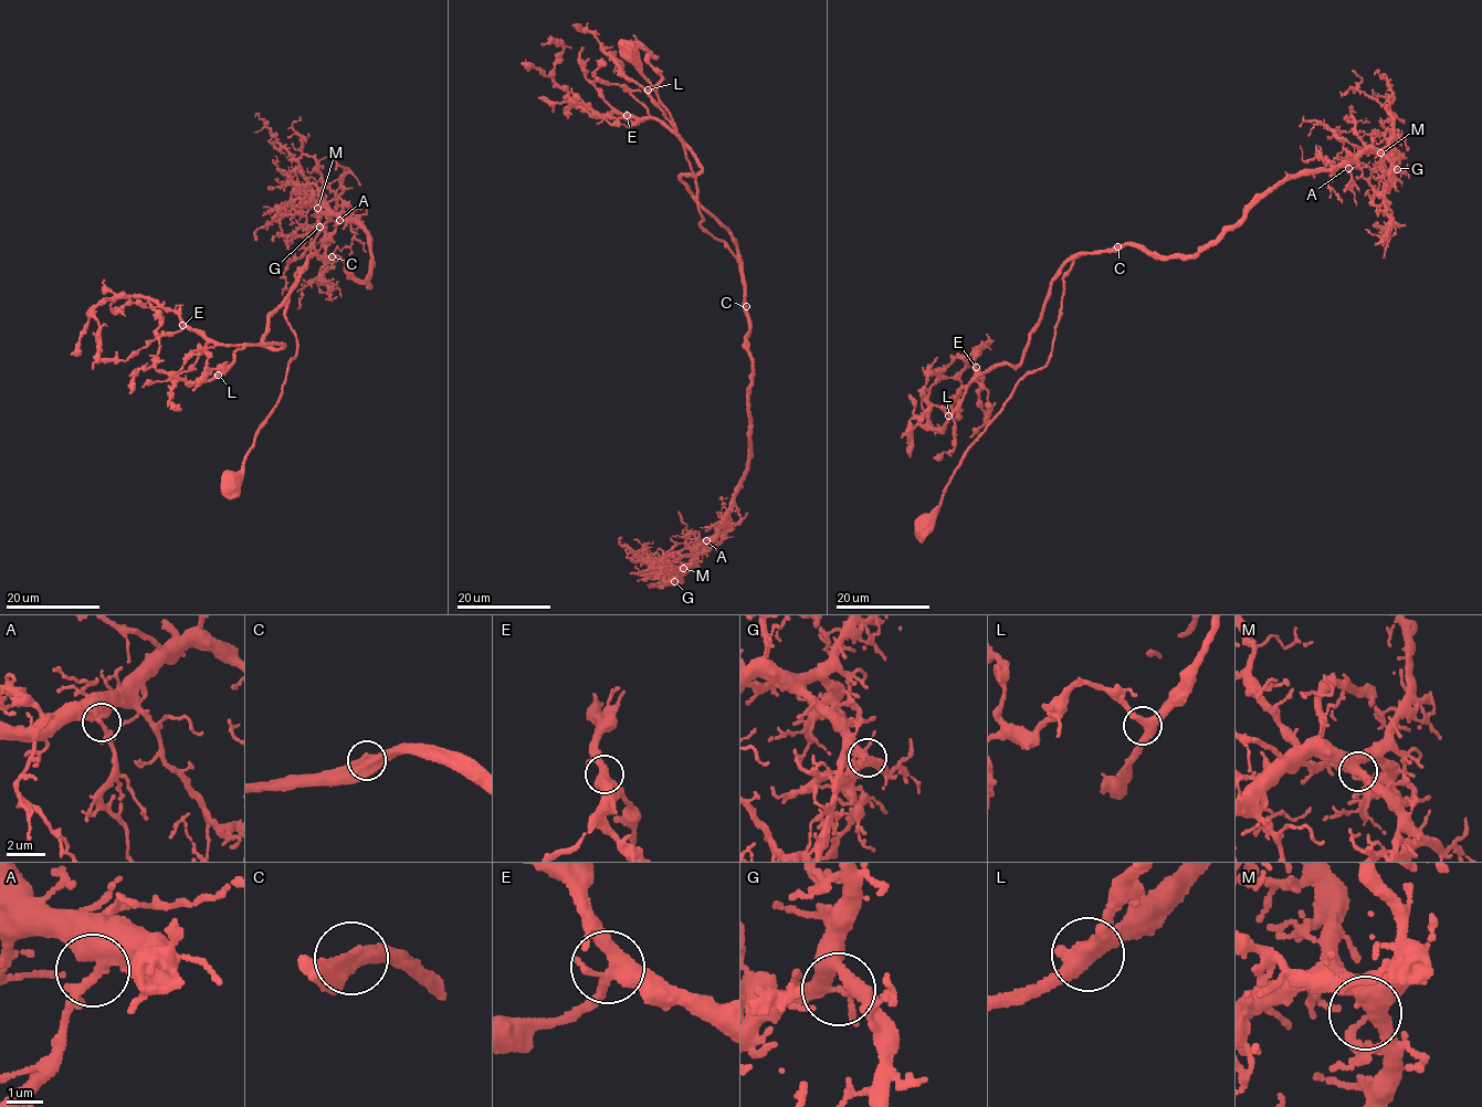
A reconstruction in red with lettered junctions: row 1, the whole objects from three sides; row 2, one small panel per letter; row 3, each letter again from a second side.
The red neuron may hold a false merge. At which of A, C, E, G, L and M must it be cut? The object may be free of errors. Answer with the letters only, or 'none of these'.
none of these

